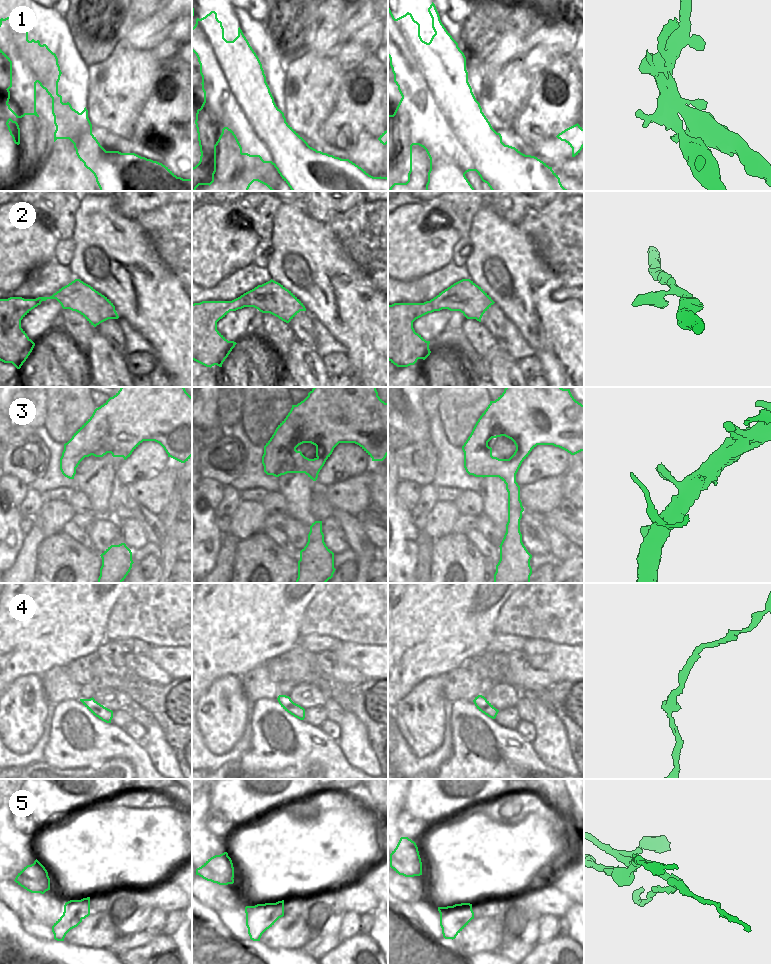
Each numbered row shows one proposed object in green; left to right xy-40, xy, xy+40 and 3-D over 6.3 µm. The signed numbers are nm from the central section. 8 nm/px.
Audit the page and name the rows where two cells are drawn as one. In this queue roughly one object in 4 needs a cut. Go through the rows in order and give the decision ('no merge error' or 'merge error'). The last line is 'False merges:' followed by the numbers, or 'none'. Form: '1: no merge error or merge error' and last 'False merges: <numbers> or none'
1: merge error
2: no merge error
3: no merge error
4: no merge error
5: merge error
False merges: 1, 5

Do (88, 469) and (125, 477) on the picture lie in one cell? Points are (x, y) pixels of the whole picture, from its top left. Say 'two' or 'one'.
two

